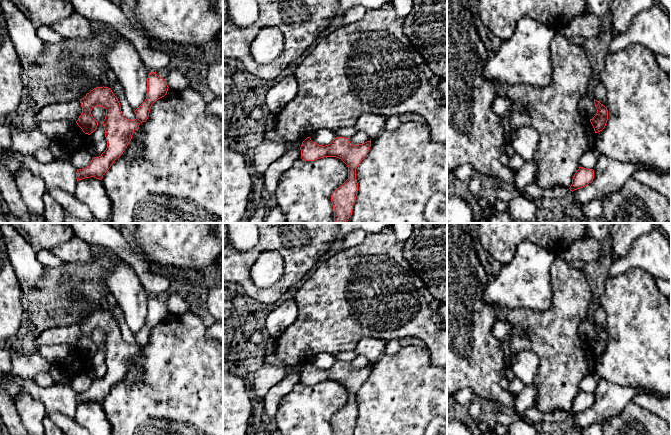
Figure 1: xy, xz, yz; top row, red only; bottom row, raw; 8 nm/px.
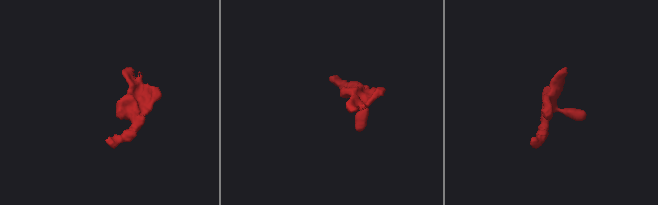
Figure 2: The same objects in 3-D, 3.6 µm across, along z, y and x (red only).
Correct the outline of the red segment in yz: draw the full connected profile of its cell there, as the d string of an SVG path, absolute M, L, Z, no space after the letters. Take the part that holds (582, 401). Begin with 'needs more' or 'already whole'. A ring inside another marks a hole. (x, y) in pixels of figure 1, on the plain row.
already whole | M579 391L576 397L573 400L572 408L570 410L570 415L574 415L580 412L587 410L594 403L594 394L586 393L583 391Z

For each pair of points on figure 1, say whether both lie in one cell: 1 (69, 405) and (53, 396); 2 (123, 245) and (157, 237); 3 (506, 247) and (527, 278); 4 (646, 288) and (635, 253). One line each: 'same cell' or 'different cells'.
1: same cell
2: different cells
3: different cells
4: different cells

